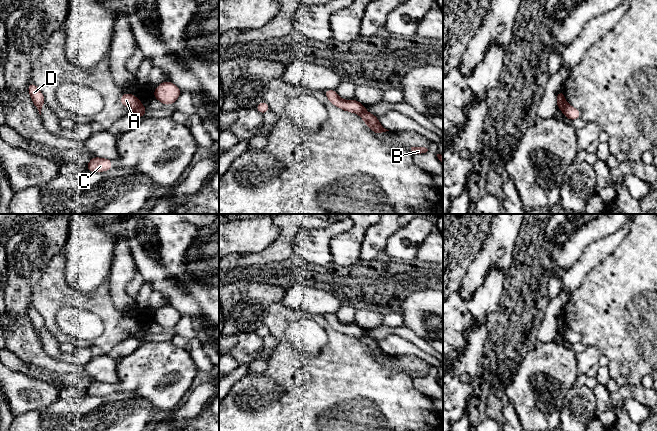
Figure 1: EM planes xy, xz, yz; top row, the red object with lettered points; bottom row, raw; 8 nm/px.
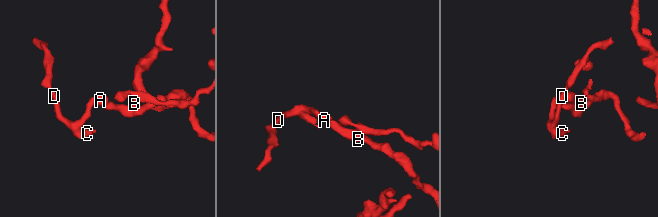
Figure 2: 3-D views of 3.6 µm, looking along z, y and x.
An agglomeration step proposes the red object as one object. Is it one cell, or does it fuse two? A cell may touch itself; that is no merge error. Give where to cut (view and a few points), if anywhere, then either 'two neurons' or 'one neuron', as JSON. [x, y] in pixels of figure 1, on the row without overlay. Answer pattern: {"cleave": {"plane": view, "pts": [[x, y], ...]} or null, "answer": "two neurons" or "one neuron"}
{"cleave": {"plane": "xy", "pts": [[141, 328], [132, 337]]}, "answer": "two neurons"}

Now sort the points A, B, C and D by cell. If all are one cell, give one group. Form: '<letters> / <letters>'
A C D / B

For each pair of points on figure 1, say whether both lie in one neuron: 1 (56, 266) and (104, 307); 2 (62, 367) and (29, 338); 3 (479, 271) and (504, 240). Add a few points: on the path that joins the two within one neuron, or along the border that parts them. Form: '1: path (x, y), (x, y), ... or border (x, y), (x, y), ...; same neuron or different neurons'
1: path (57, 282), (73, 298), (88, 302); same neuron
2: path (52, 364), (48, 363), (33, 348); same neuron
3: path (482, 263), (497, 247); same neuron

